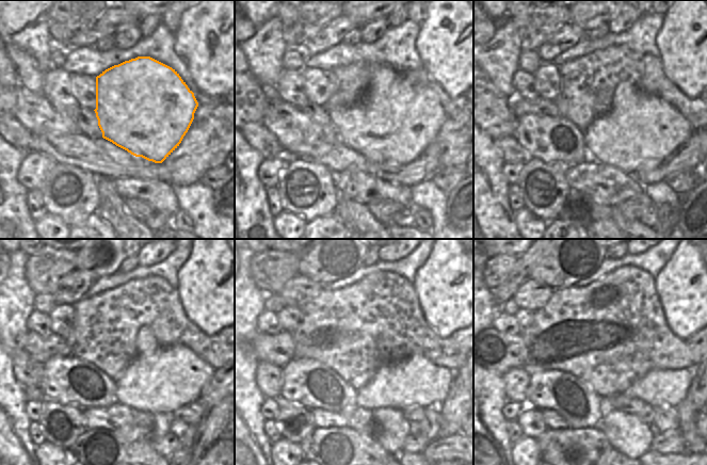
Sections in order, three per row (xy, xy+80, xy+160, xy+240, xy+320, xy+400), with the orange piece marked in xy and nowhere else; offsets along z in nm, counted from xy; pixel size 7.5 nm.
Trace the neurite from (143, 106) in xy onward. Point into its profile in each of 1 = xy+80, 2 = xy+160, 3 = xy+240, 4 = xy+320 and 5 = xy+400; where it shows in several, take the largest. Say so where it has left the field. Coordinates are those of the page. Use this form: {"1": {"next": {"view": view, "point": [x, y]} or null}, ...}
{"1": {"next": {"view": "xy+80", "point": [396, 121]}}, "2": {"next": {"view": "xy+160", "point": [640, 130]}}, "3": {"next": {"view": "xy+240", "point": [160, 379]}}, "4": {"next": {"view": "xy+320", "point": [415, 381]}}, "5": {"next": {"view": "xy+400", "point": [657, 387]}}}

